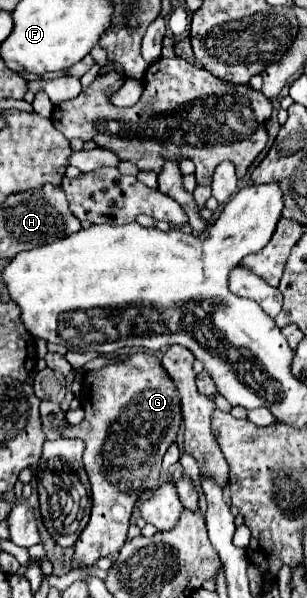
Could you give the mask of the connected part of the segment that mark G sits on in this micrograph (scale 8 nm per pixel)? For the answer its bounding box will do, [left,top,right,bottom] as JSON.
[62,352,182,568]

